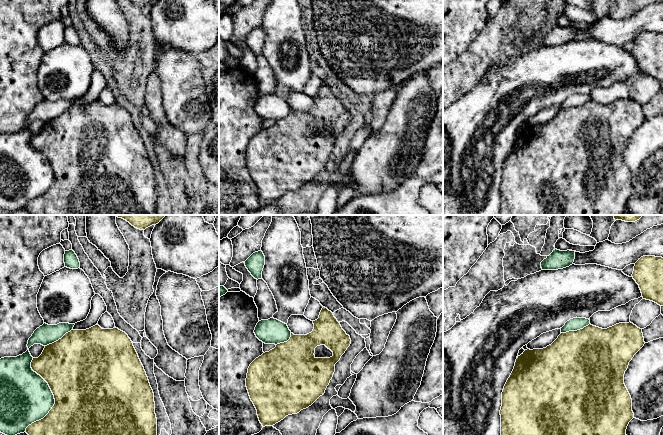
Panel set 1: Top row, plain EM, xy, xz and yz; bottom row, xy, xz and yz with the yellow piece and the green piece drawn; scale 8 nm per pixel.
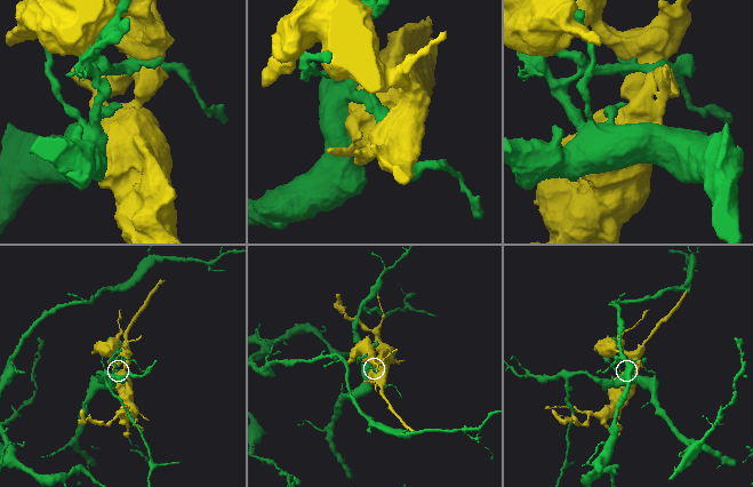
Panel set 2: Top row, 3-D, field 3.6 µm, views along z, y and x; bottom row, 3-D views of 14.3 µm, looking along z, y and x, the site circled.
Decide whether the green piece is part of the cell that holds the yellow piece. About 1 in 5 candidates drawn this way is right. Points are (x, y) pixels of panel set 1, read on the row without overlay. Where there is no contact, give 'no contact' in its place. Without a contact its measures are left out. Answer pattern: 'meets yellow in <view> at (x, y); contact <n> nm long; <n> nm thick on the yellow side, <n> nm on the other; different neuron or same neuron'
meets yellow in xy at (54, 173); contact 600 nm long; 500 nm thick on the yellow side, 420 nm on the other; same neuron

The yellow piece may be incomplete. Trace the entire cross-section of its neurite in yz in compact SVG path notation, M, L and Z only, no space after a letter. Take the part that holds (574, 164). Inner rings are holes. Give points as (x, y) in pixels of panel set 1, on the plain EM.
M573 94L561 104L561 110L543 125L527 125L516 135L514 145L502 168L501 215L622 215L629 198L634 194L632 175L624 160L624 150L634 131L644 122L642 105L633 99L619 99L607 105L590 100L586 94Z

